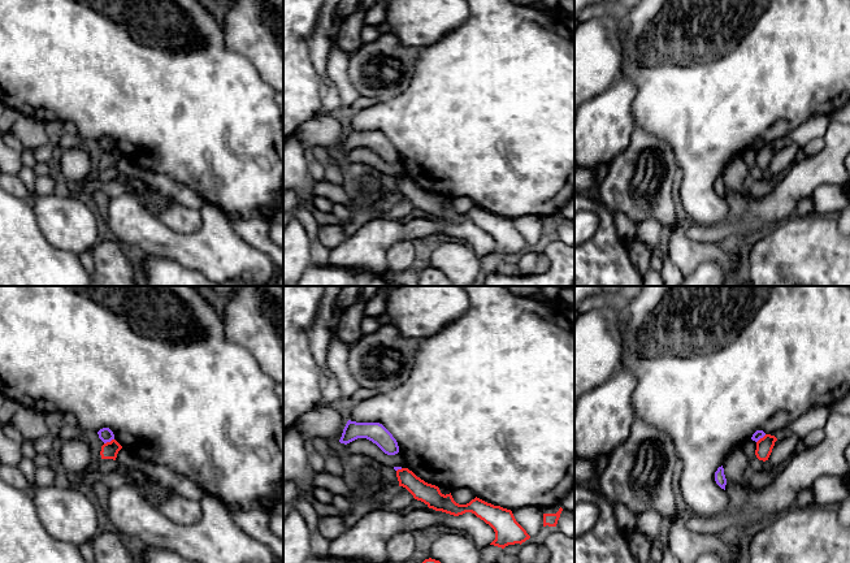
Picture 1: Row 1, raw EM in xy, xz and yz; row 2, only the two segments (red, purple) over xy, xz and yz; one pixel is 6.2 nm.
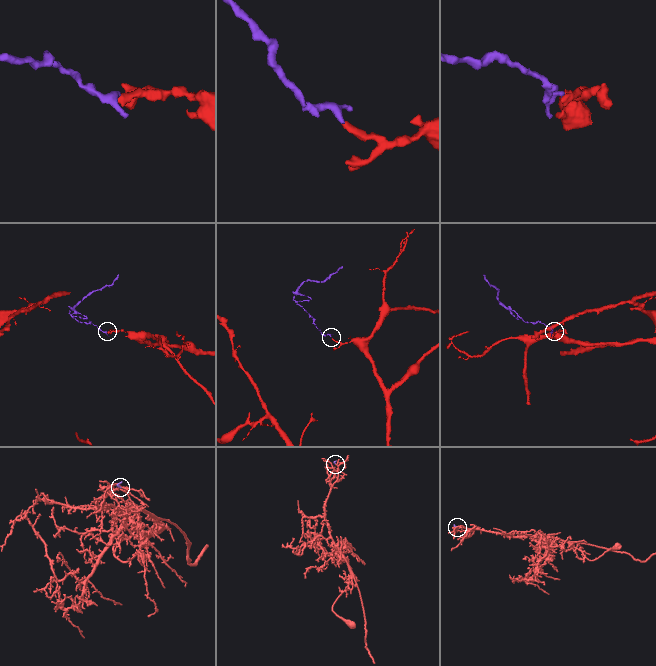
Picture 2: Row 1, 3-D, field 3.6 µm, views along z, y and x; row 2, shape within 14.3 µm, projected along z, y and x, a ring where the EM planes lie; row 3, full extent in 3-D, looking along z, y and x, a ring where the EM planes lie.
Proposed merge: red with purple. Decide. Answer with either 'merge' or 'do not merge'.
do not merge

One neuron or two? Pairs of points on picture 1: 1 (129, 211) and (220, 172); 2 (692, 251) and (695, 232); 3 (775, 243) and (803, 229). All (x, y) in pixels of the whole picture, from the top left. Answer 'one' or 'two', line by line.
1: two
2: two
3: one

